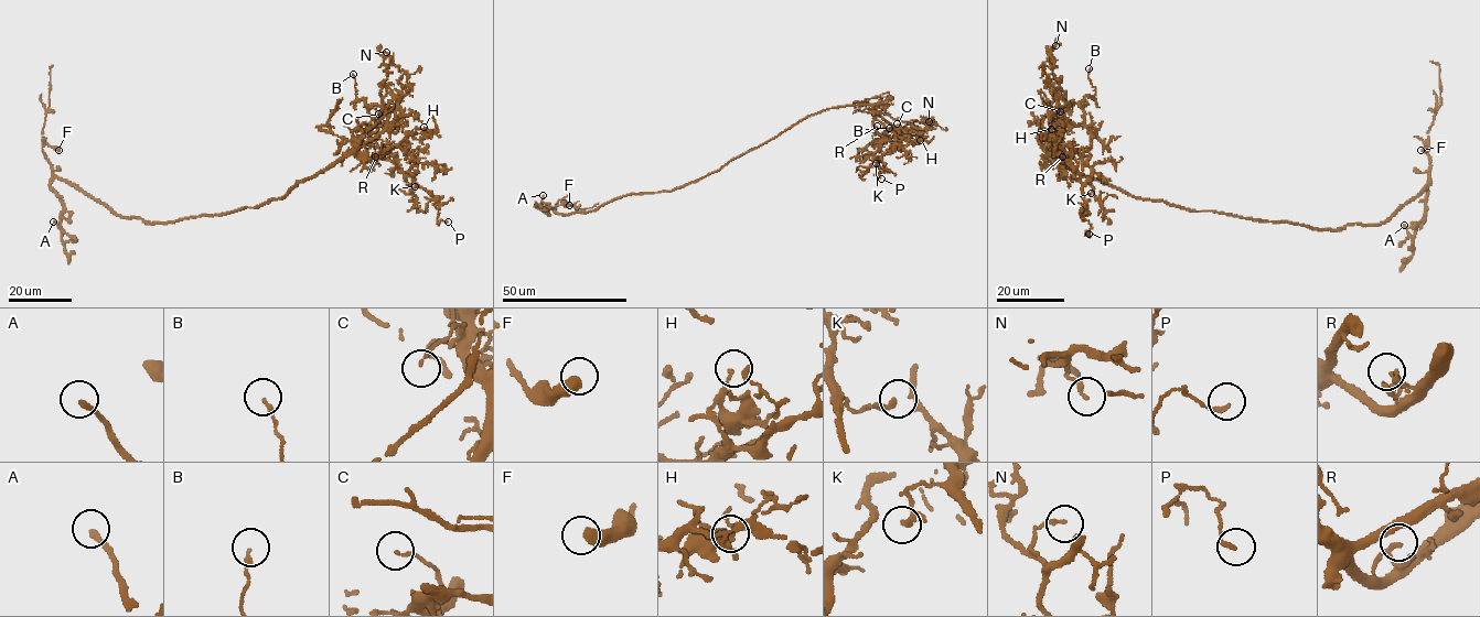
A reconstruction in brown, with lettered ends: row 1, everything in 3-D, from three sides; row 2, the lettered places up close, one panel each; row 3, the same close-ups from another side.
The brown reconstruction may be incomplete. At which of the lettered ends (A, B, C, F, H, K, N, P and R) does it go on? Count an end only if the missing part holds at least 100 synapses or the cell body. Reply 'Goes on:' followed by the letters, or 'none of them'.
Goes on: none of them

